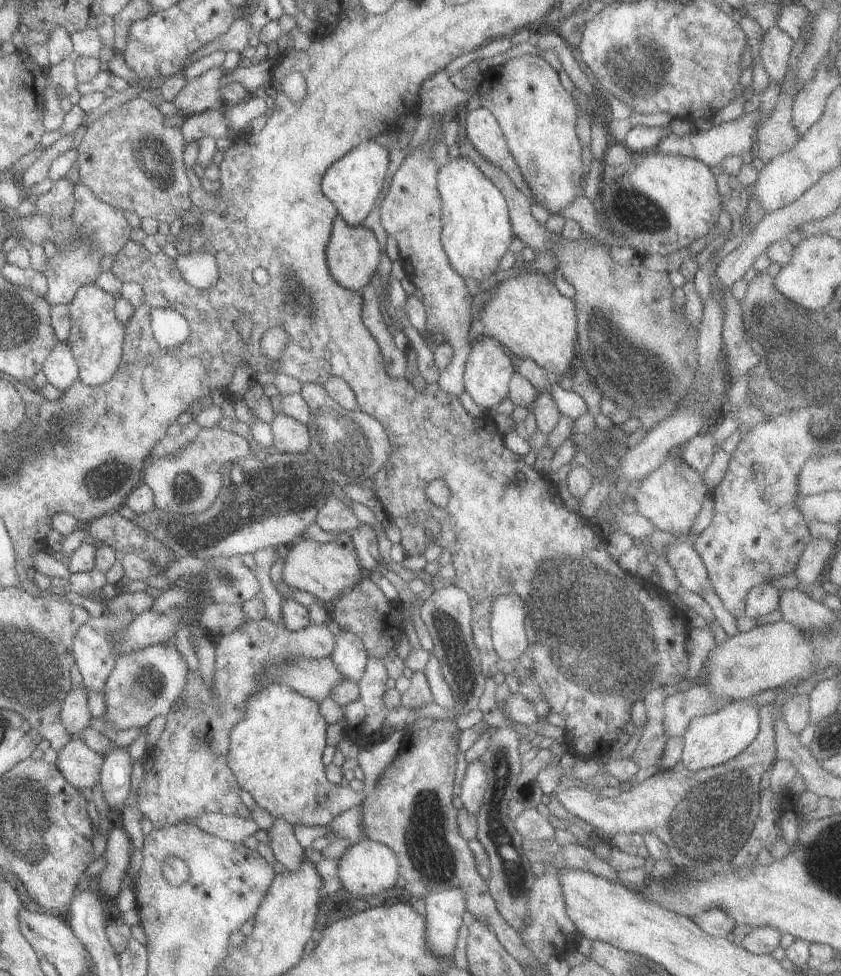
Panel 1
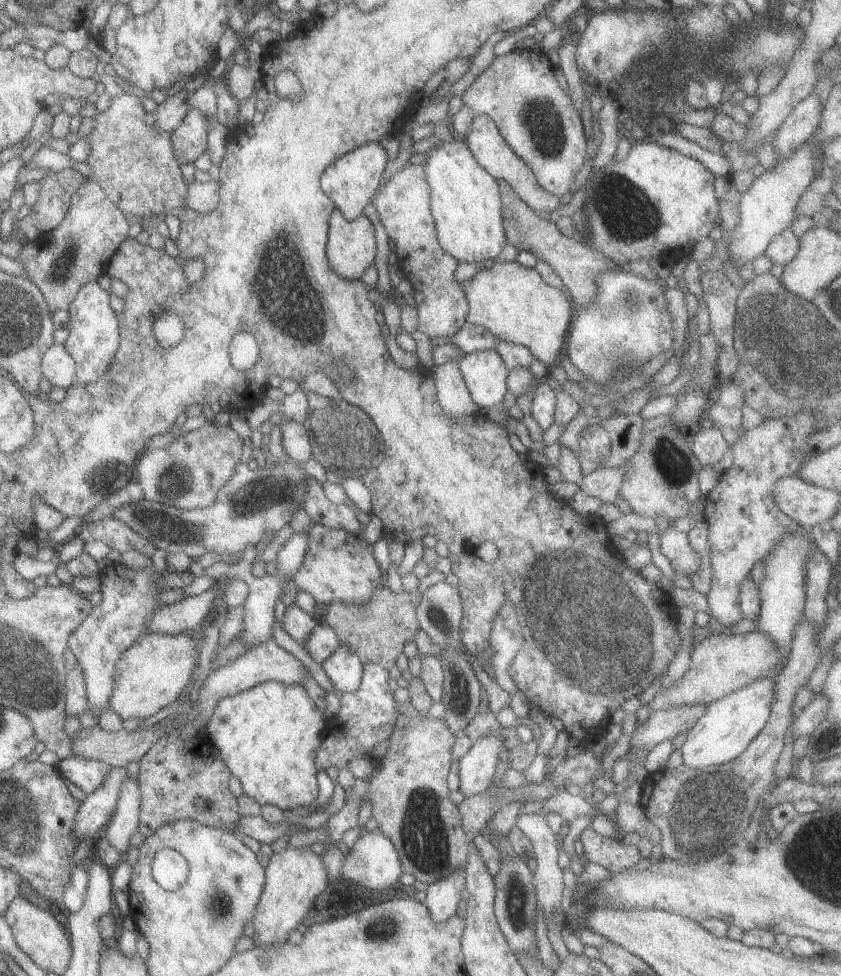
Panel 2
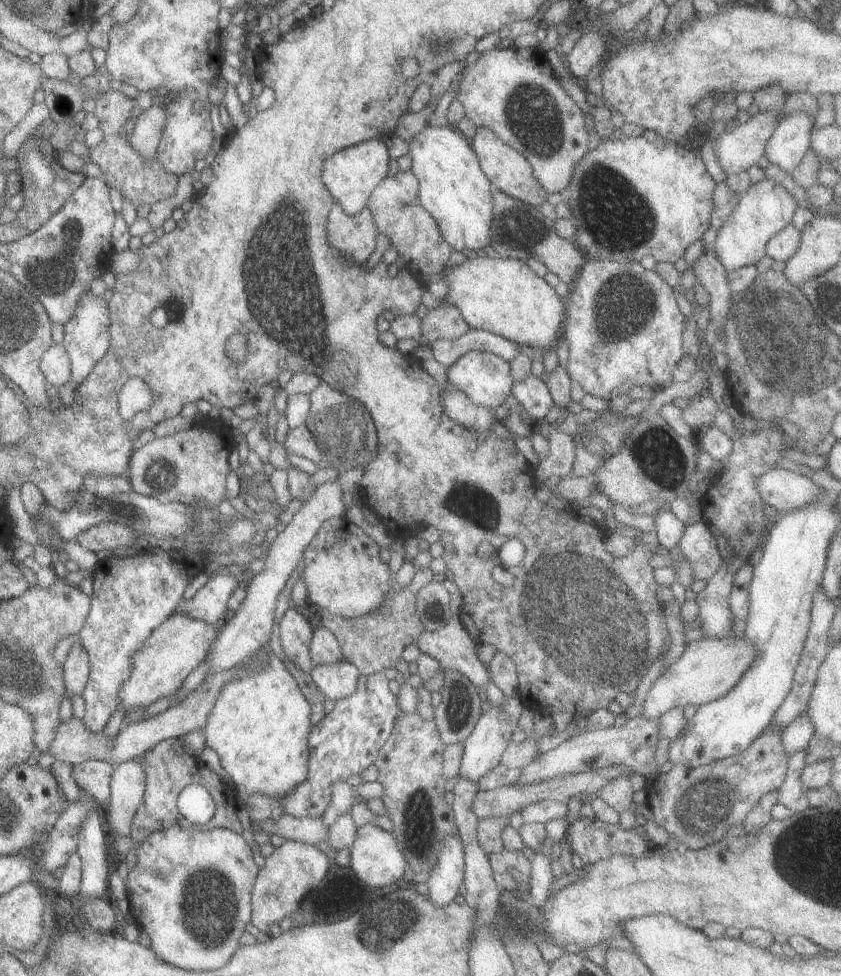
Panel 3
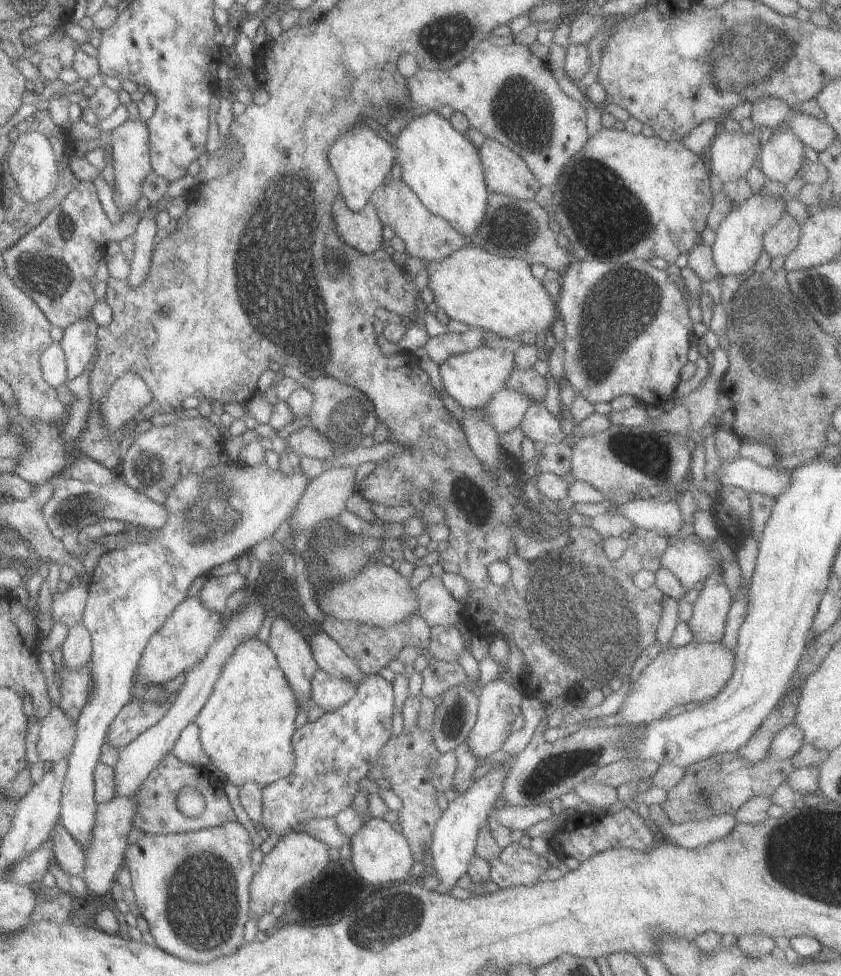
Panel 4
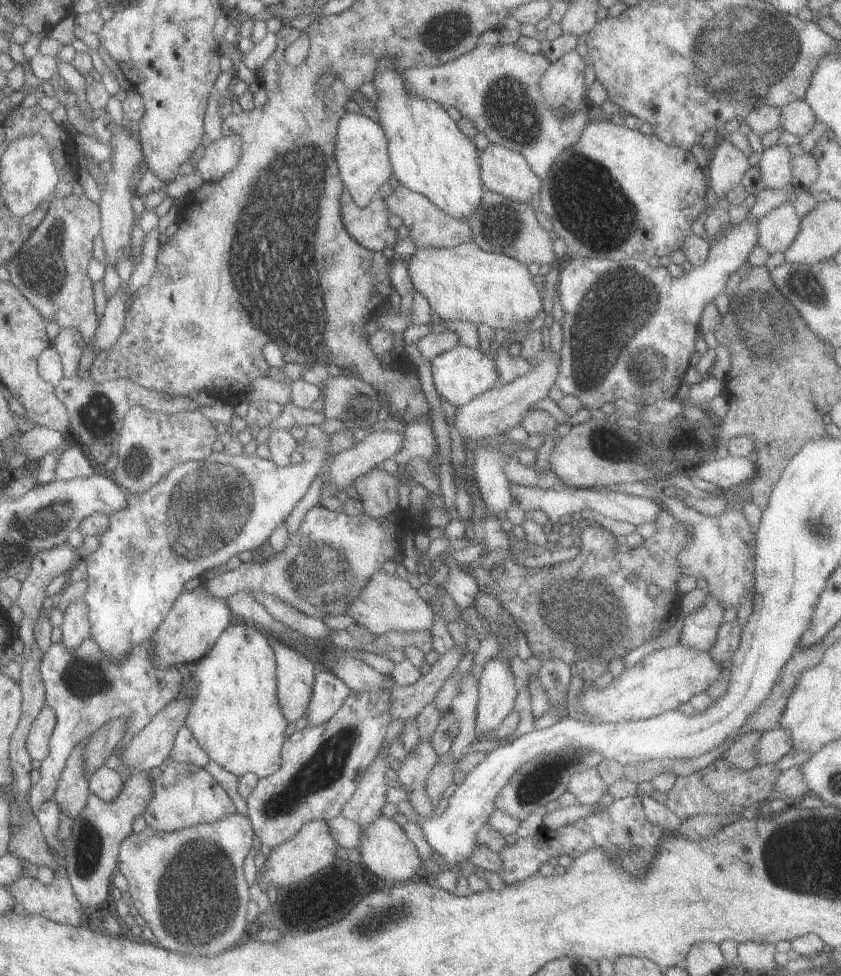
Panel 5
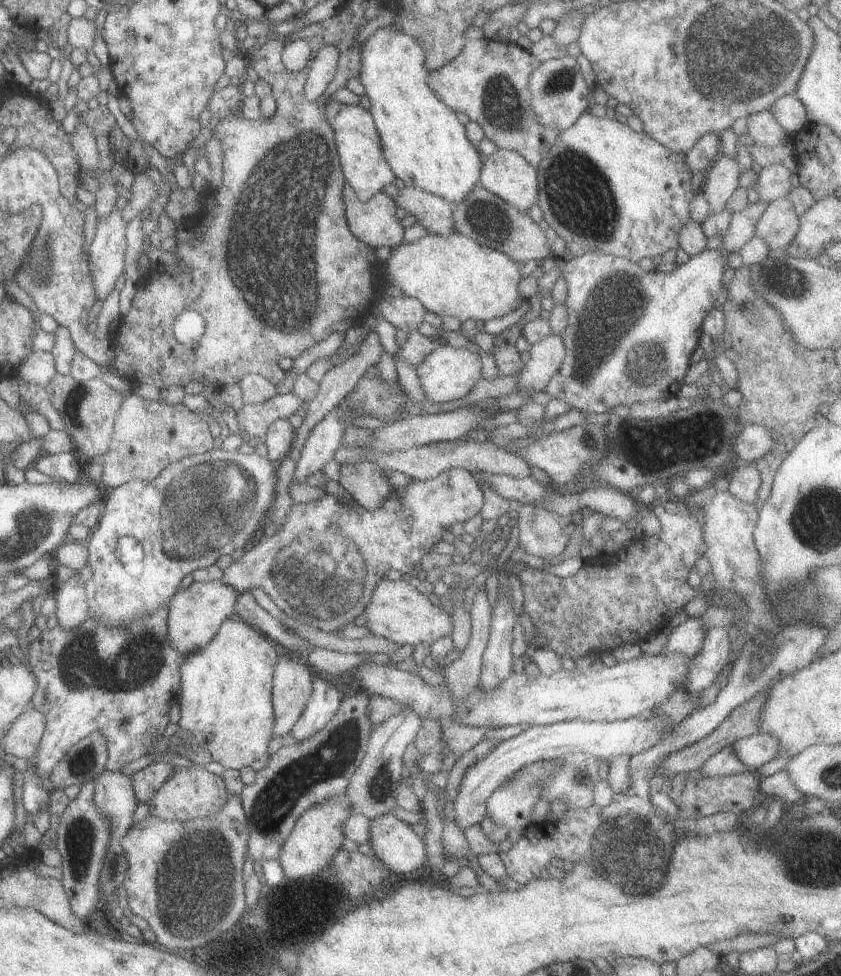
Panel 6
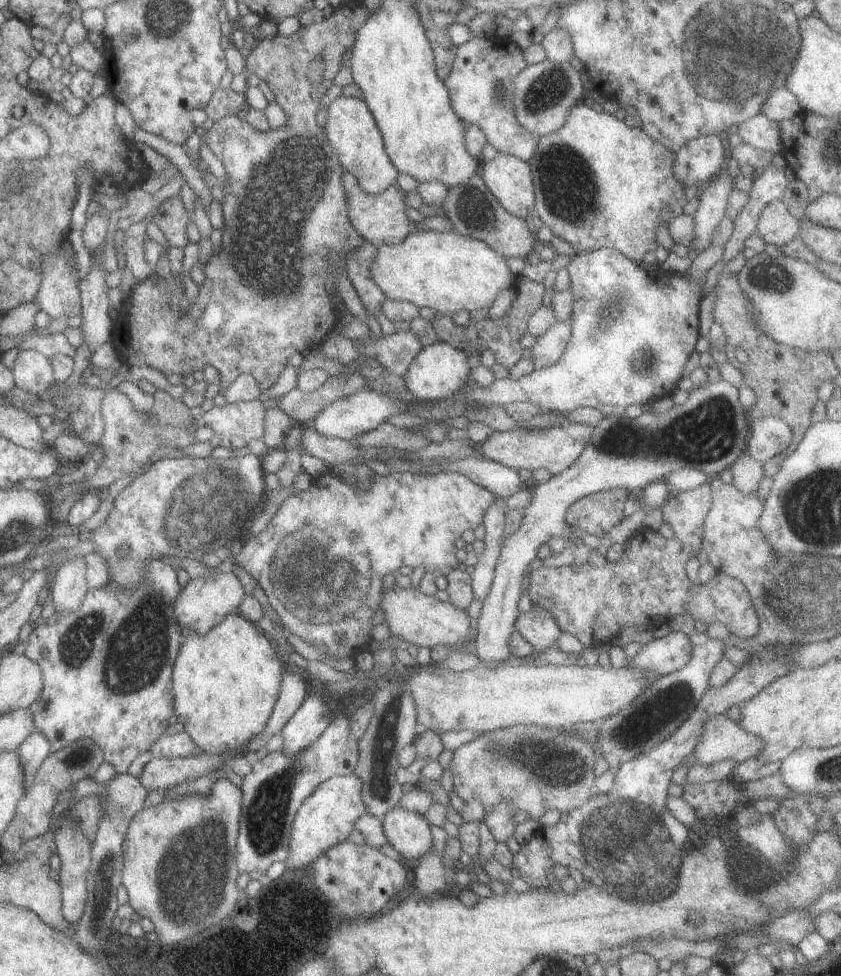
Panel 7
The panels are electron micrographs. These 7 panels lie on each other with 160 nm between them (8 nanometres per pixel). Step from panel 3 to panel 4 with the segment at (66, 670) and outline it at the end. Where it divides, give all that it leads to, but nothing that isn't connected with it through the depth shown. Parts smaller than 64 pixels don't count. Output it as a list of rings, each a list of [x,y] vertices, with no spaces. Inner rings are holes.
[[[80,621],[68,628],[67,636],[60,648],[62,666],[70,671],[78,671],[90,659],[90,634]]]

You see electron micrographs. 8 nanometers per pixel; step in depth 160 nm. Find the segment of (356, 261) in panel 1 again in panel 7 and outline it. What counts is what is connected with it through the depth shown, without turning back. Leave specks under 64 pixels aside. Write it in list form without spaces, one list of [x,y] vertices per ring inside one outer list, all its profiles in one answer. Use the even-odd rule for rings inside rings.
[[[344,171],[341,175],[342,187],[346,198],[346,215],[355,229],[355,232],[368,243],[395,244],[401,242],[413,230],[412,224],[407,220],[406,206],[403,202],[403,192],[396,184],[389,185],[380,193],[370,195],[364,193],[358,185],[356,178]]]

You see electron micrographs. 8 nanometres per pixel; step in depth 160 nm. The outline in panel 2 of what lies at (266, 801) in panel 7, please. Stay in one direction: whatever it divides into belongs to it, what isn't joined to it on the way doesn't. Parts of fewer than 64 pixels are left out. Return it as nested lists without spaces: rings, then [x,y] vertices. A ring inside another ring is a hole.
[[[365,663],[358,687],[353,692],[340,694],[339,708],[335,716],[325,721],[323,740],[314,752],[316,770],[319,770],[319,768],[326,770],[328,766],[334,766],[338,771],[345,767],[354,756],[369,755],[370,750],[375,745],[387,740],[393,730],[397,716],[396,702],[392,697],[392,691],[389,690],[387,680],[389,680],[388,670],[378,664]]]

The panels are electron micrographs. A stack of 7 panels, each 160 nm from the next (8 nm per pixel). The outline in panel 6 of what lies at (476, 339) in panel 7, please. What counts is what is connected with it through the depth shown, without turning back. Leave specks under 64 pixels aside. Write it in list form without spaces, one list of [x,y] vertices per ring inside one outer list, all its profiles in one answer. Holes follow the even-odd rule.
[[[521,321],[497,333],[493,339],[494,374],[499,377],[517,375],[524,364],[519,359],[520,353],[515,350],[515,342],[520,341]]]

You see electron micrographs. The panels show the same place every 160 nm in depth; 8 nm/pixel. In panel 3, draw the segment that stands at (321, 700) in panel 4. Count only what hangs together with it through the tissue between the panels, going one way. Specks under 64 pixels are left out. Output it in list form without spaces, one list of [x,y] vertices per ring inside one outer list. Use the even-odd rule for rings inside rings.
[[[345,659],[331,664],[314,665],[308,672],[320,696],[334,701],[349,696],[357,686],[358,670]]]

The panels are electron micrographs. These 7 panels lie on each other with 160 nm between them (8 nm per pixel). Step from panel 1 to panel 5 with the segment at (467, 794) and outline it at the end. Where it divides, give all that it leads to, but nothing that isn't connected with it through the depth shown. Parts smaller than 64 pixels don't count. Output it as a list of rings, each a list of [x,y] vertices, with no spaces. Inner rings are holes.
[[[507,658],[488,659],[482,665],[477,683],[474,708],[474,734],[490,733],[509,712],[514,710],[517,694]]]

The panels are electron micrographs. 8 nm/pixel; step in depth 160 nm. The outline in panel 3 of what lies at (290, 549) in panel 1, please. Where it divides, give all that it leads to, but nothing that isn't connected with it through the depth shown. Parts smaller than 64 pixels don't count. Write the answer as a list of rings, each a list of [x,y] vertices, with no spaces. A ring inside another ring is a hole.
[[[335,517],[325,519],[301,555],[303,568],[297,576],[305,585],[307,602],[314,608],[319,606],[322,611],[343,618],[358,617],[376,611],[379,605],[383,606],[389,590],[395,586],[388,566],[379,560],[378,549],[377,543],[350,521]]]

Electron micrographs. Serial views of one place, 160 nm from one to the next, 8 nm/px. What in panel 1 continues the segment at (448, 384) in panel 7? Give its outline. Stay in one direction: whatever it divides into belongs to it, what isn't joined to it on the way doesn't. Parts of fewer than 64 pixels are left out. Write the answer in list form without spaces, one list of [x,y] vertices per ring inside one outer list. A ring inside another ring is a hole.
[[[480,337],[474,344],[470,345],[470,351],[464,364],[462,374],[464,391],[477,406],[483,406],[486,411],[494,409],[503,398],[506,398],[508,382],[513,373],[512,362],[509,356],[503,352],[500,342],[493,337]]]

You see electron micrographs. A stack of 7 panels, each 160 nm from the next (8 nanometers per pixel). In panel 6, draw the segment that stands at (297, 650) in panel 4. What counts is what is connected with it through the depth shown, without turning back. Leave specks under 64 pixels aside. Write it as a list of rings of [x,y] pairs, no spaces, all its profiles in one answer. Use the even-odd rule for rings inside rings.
[[[278,656],[272,672],[270,690],[273,712],[271,738],[289,733],[307,704],[312,678],[302,660]]]

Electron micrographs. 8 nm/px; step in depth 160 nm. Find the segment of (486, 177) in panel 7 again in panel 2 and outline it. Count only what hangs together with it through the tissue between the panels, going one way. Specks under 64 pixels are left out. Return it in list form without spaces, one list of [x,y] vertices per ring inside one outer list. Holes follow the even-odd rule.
[[[474,115],[469,123],[469,128],[461,137],[467,145],[474,161],[483,170],[490,174],[496,181],[506,182],[511,190],[529,207],[536,212],[549,213],[555,210],[559,204],[559,197],[545,192],[535,180],[529,167],[513,154],[513,151],[507,146],[503,137],[499,134],[495,123],[485,115]]]

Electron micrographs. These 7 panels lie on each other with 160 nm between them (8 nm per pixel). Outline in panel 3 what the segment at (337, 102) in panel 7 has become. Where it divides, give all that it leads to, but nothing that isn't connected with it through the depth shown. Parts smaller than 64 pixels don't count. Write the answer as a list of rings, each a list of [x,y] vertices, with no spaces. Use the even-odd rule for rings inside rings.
[[[367,139],[328,156],[323,163],[320,179],[334,202],[339,204],[345,214],[351,216],[366,206],[373,189],[387,176],[387,162],[389,157],[383,141]]]

